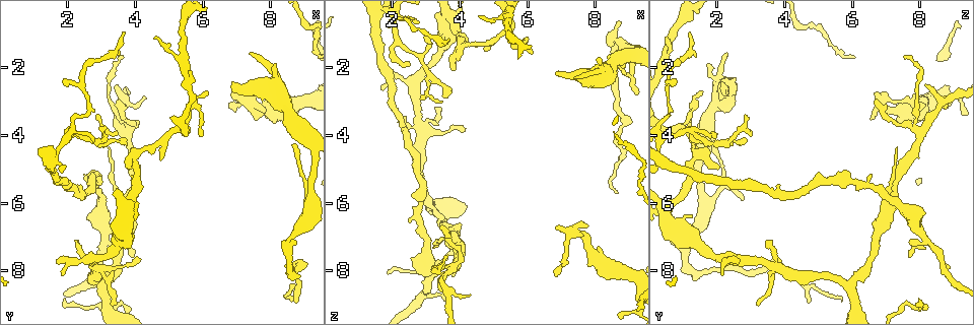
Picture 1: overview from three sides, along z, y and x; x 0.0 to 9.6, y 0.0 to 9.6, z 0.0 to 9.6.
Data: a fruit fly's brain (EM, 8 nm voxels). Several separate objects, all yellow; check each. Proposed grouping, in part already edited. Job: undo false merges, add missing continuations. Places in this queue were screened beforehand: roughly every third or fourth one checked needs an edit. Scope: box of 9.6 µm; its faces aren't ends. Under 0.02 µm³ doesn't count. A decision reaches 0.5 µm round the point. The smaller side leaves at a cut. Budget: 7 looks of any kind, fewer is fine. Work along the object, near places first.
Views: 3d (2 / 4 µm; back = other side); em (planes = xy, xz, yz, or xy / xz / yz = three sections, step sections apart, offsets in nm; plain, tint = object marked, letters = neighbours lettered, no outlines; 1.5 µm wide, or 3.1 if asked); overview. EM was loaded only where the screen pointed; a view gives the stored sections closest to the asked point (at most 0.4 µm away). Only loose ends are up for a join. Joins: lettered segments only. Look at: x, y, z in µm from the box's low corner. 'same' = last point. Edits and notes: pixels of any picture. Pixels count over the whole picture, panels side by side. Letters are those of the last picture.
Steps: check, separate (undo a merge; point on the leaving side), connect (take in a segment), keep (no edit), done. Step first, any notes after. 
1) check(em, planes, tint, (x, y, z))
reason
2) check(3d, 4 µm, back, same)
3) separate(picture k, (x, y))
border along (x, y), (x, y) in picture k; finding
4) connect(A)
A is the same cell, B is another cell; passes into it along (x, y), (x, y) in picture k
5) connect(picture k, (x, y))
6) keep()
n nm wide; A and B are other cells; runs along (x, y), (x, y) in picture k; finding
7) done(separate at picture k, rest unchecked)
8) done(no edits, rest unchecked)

check(em, xy, step 8, tint, (6.95, 2.75, 6.75))
free end

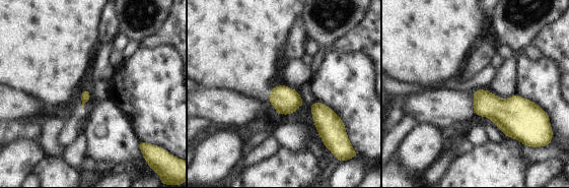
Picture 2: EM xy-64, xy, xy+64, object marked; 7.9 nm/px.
check(em, planes, letters, same)

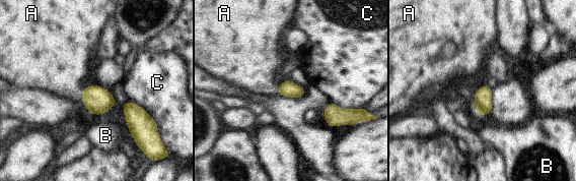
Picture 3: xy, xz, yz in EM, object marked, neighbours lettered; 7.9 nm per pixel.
connect(A)
A is the same cell, B and C are other cells; passes into it along (98, 101), (82, 95), (61, 71) in picture 3; it goes on there

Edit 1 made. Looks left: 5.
check(overview)
see it whole again

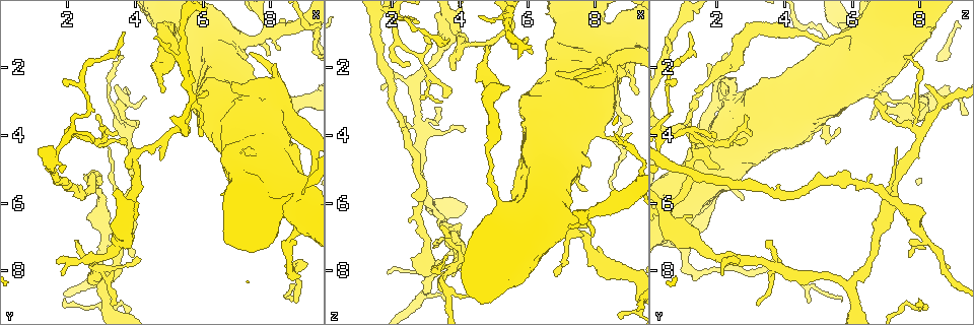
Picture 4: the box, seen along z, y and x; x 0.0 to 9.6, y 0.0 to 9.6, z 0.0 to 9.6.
check(3d, 2 µm, (3.40, 2.95, 6.70))
tapers out

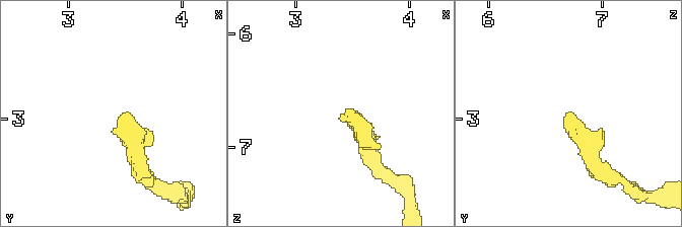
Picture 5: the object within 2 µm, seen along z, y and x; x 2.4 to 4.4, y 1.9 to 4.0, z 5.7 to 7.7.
check(em, planes, letters, (3.44, 2.98, 6.70))
now the EM

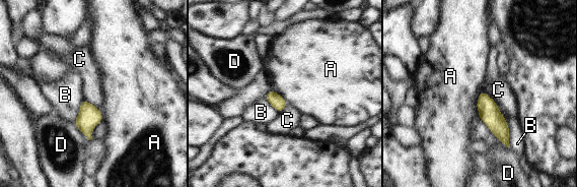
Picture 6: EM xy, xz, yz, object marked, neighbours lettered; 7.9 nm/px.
keep()
A, B, C and D are other cells; border along (494, 102), (507, 124), (510, 147) in picture 6; no lettered segment goes on from it

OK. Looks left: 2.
check(em, planes, letters, (3.90, 7.65, 7.75))

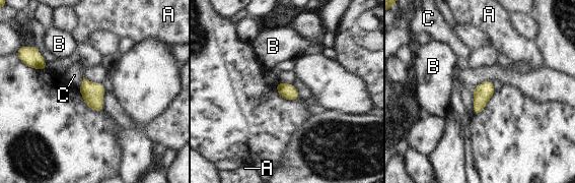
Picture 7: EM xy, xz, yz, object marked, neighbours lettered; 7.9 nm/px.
keep()
A, B and C are other cells; border along (83, 75), (81, 86), (78, 89) in picture 7; no lettered segment goes on from it

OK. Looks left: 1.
done(connect at picture 3, rest unchecked)

